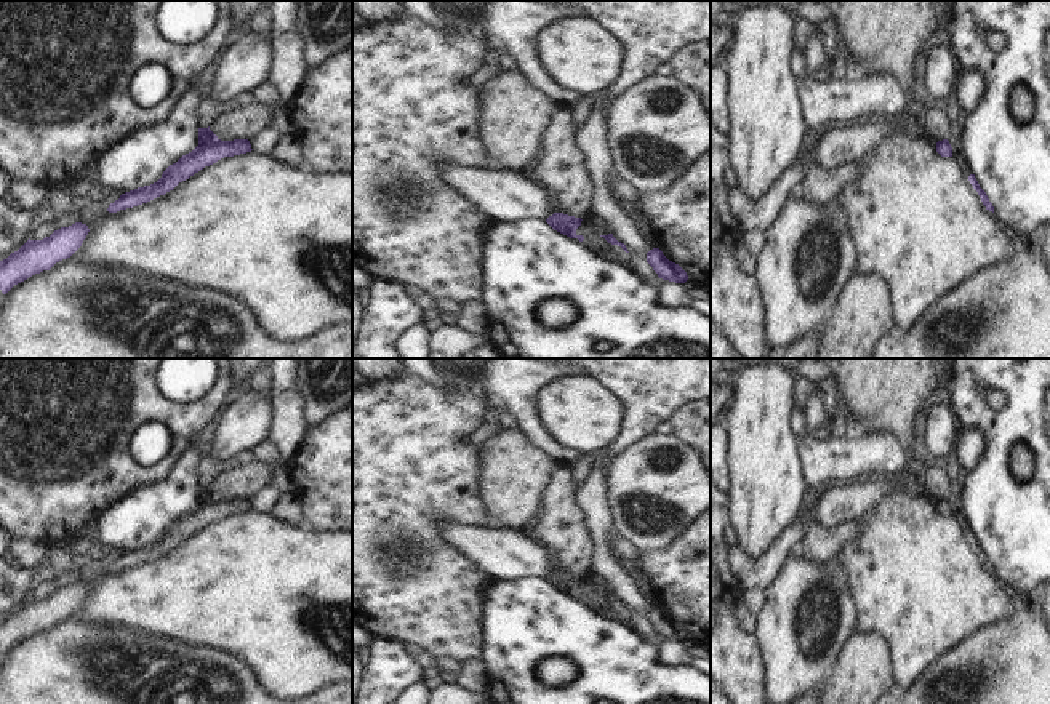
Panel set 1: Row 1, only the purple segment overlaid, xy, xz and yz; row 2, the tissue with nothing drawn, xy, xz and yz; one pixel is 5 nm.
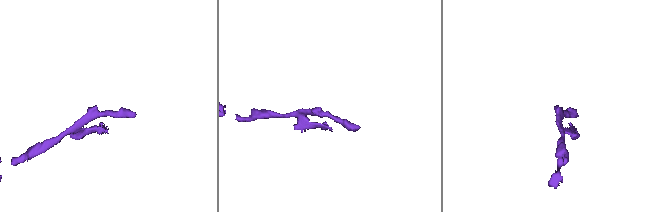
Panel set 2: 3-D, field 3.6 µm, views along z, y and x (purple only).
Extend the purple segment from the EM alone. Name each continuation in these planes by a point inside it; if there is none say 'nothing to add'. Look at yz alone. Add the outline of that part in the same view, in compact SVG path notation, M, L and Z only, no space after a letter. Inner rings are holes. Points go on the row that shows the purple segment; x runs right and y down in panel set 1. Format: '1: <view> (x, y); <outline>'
nothing to add

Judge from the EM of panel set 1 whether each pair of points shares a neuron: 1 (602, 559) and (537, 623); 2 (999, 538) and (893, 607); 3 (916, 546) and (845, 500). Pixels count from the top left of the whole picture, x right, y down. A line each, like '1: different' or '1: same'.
1: different
2: different
3: different

